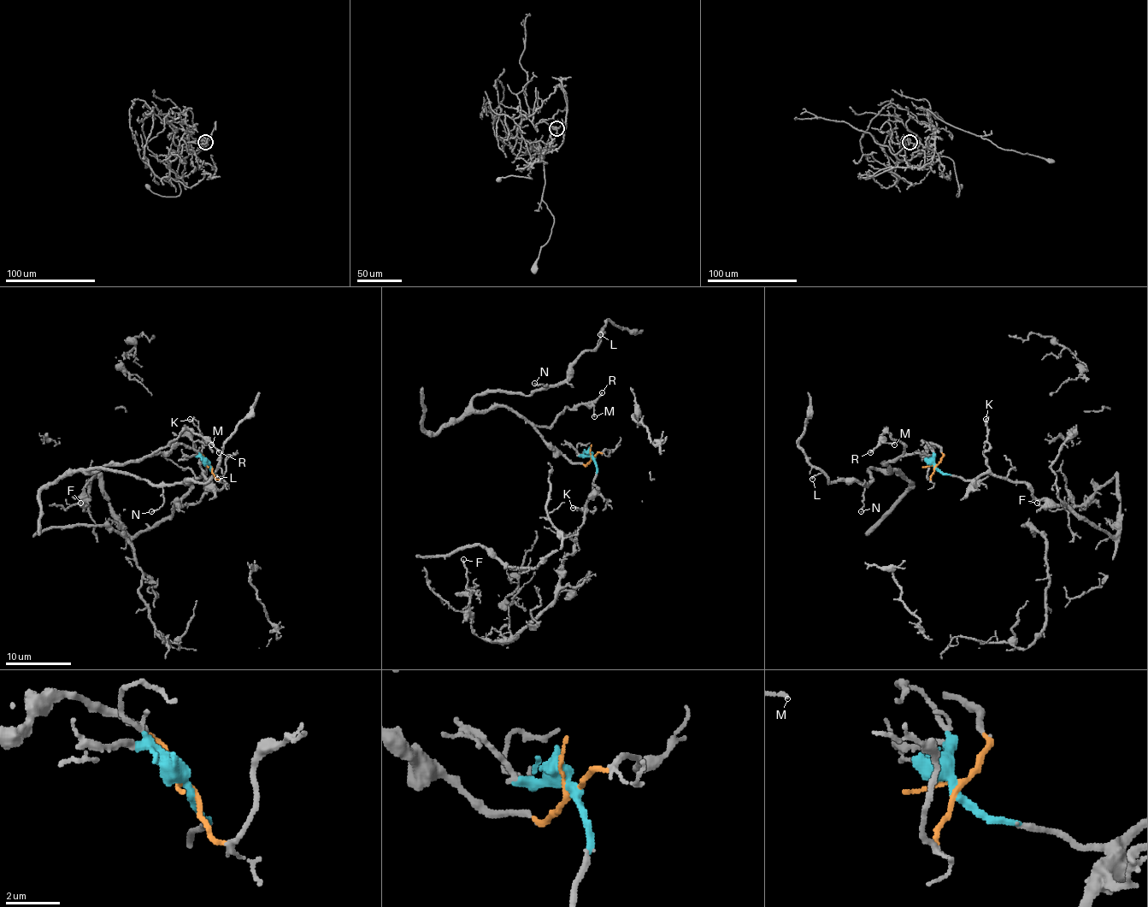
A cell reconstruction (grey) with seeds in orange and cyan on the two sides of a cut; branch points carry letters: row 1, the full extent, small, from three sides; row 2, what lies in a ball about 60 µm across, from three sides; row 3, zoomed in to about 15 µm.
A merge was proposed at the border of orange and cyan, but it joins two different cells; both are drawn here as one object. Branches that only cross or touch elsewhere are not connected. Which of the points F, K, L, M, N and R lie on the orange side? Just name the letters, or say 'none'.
L, M, N, R

